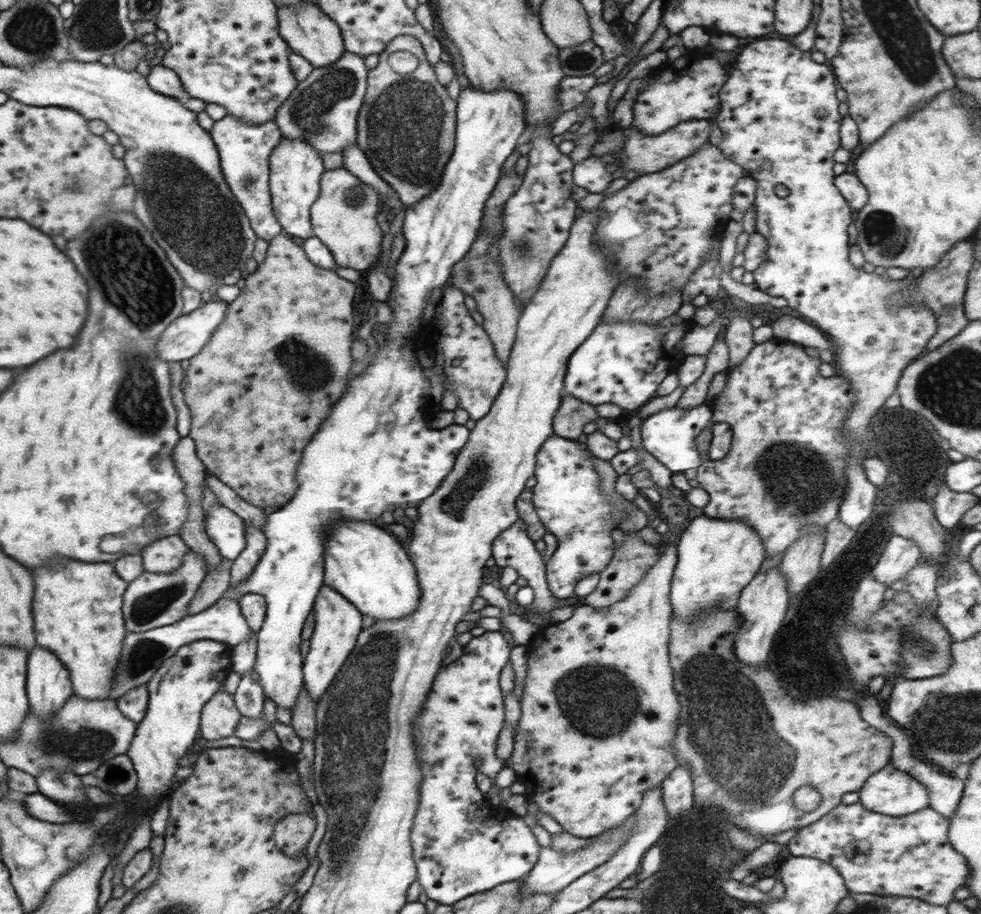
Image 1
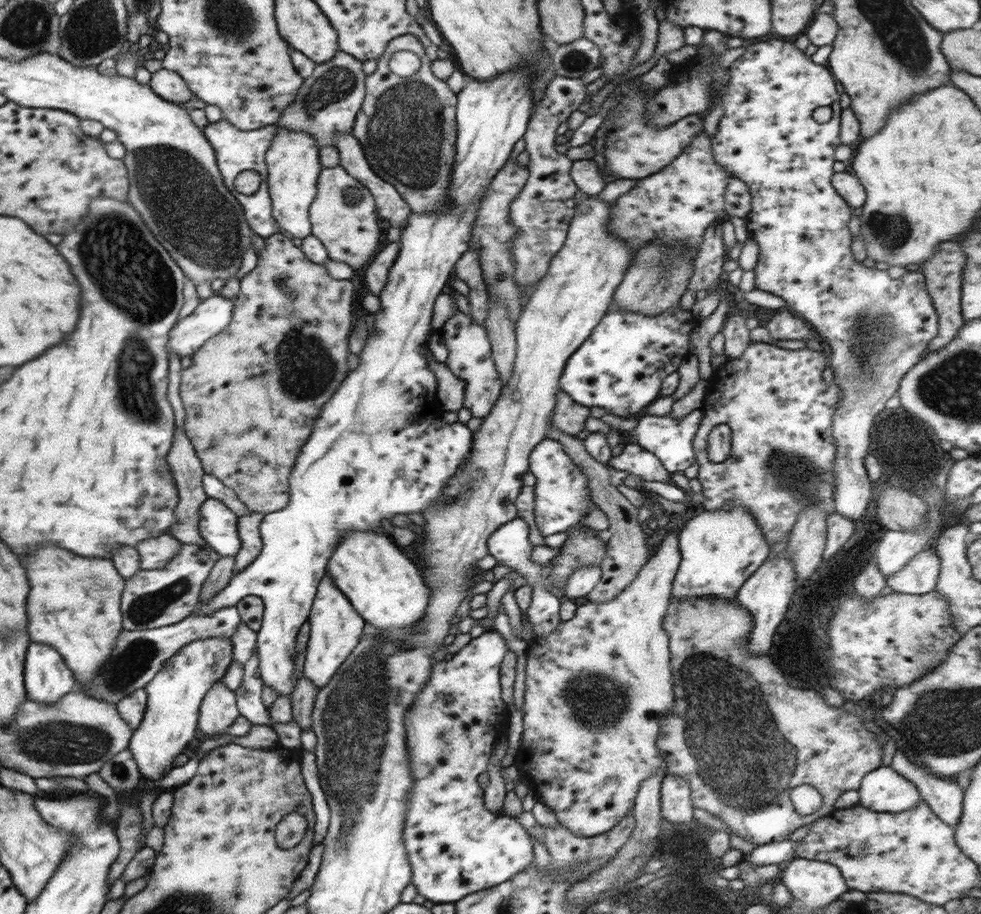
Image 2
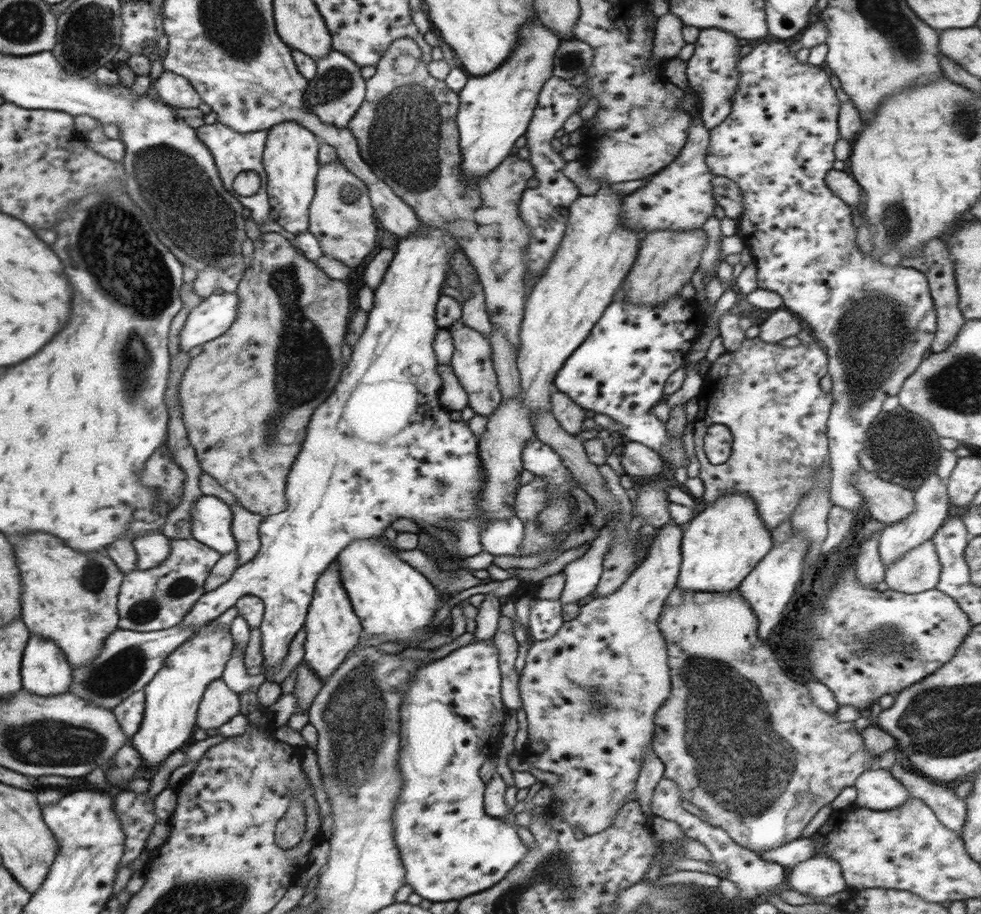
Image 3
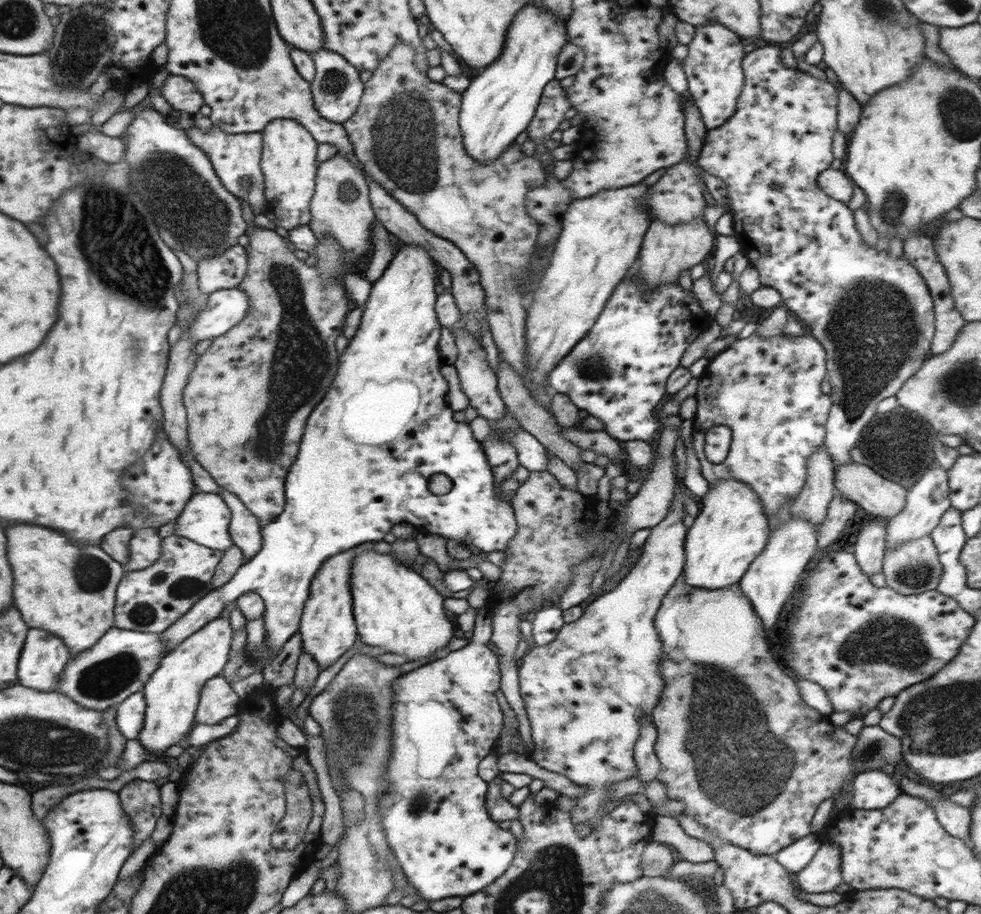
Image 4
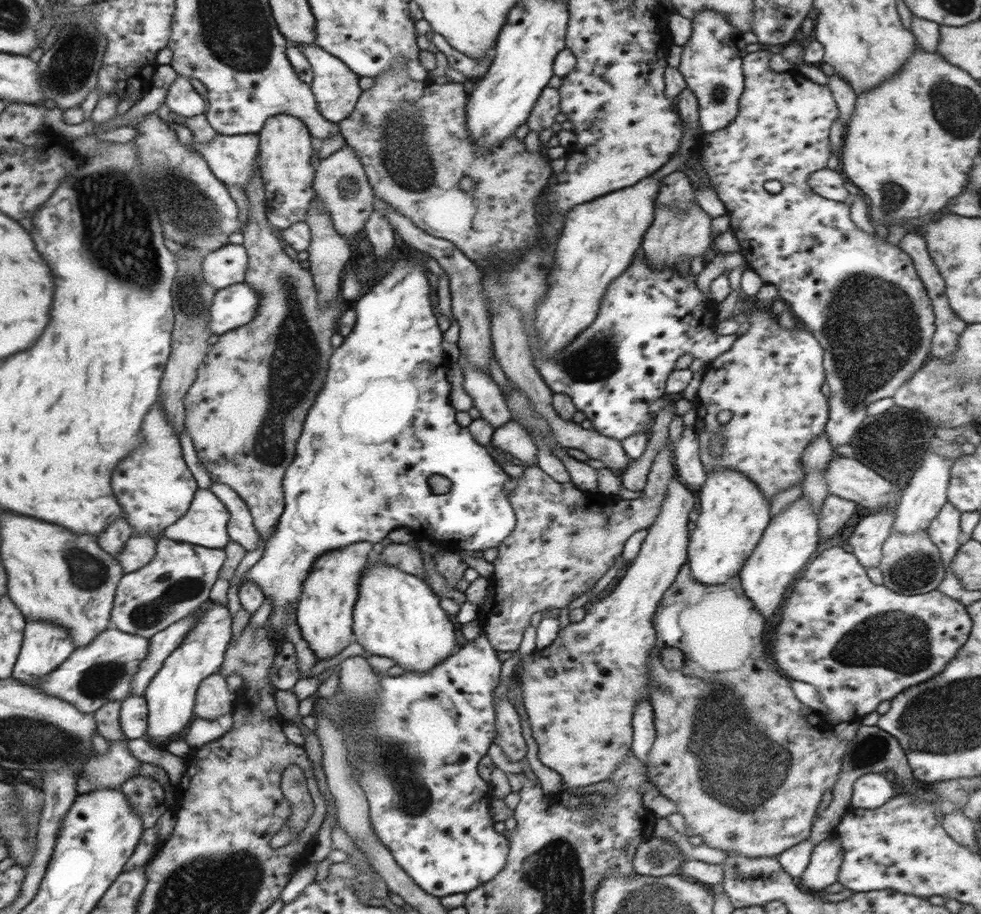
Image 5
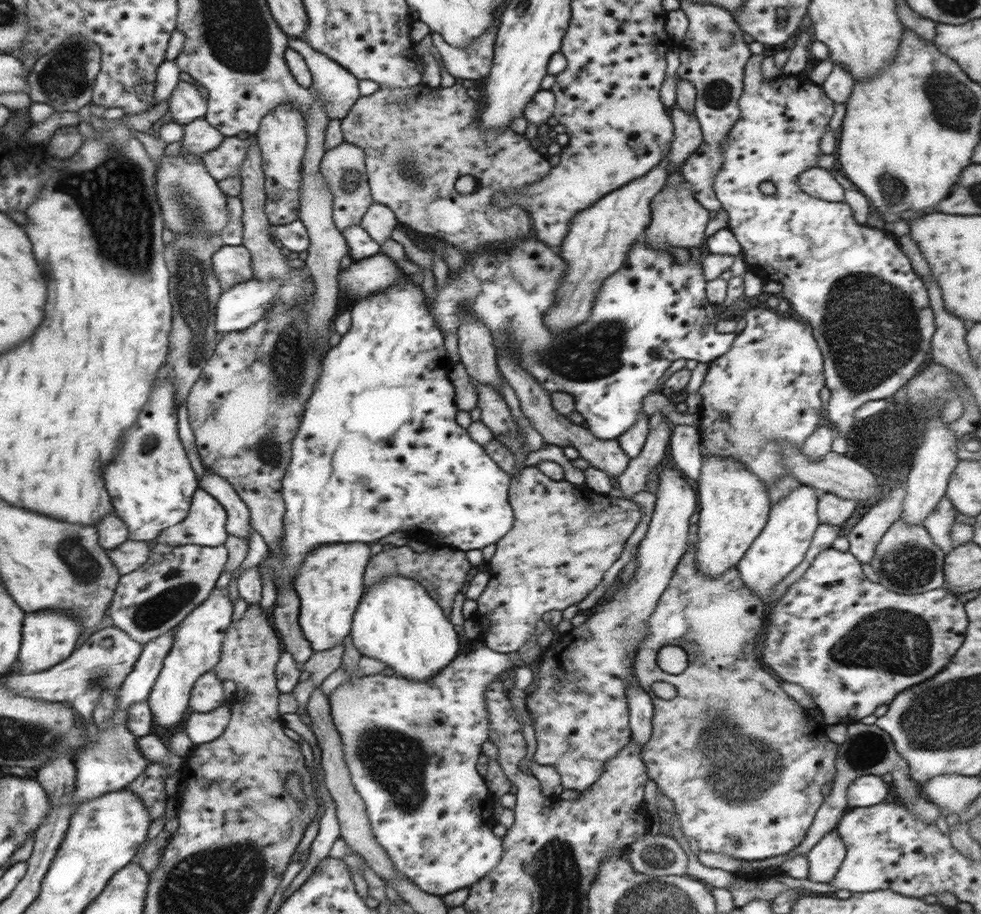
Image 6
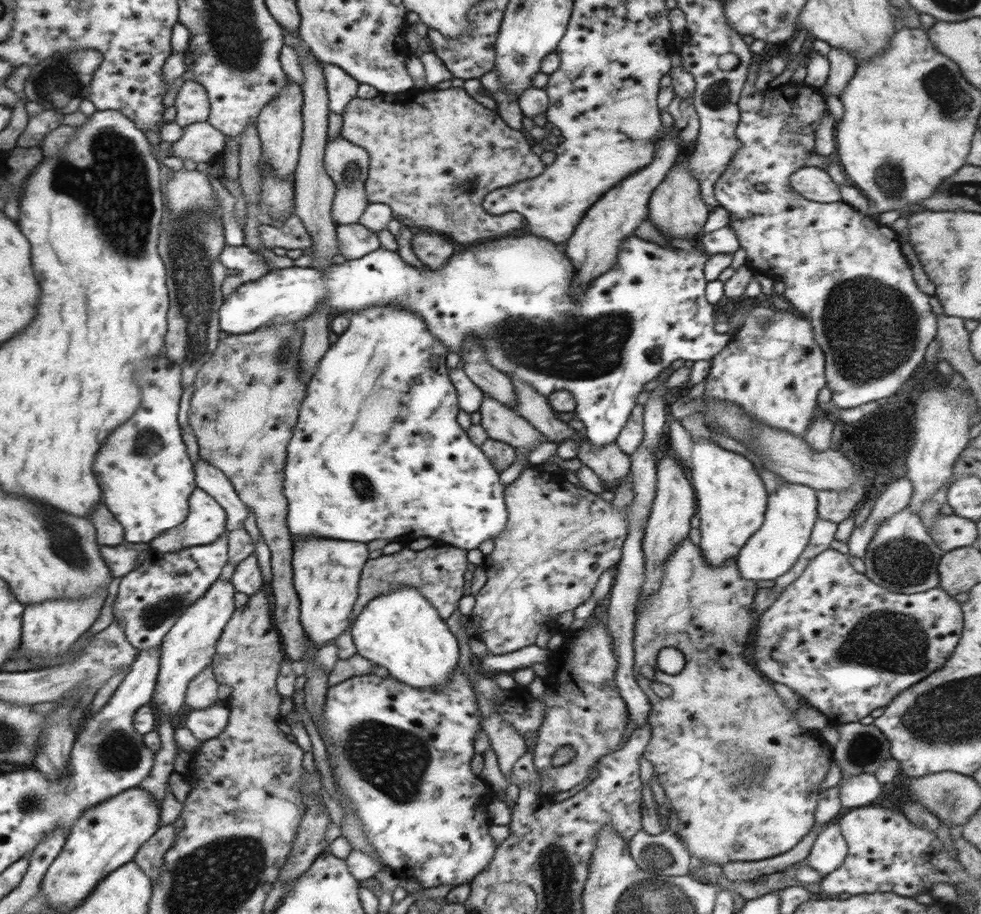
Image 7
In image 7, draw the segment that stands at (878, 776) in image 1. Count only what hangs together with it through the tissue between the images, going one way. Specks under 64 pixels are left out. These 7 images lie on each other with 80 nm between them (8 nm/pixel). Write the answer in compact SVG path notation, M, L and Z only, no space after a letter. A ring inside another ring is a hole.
M874 772L844 777L839 783L840 803L844 812L870 806L882 794L882 786Z

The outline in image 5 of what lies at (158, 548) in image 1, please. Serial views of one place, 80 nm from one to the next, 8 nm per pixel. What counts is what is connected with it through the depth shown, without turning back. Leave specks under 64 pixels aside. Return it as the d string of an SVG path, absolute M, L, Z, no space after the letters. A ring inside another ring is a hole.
M142 534L134 535L126 541L121 553L117 554L118 562L123 568L123 574L142 568L154 558L158 538Z

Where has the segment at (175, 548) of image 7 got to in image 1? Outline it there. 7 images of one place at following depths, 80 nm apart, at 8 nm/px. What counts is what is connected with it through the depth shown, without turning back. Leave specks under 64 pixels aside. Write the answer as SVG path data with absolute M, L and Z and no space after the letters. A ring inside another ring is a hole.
M212 505L205 516L206 534L224 559L234 560L246 546L246 524L226 506Z

